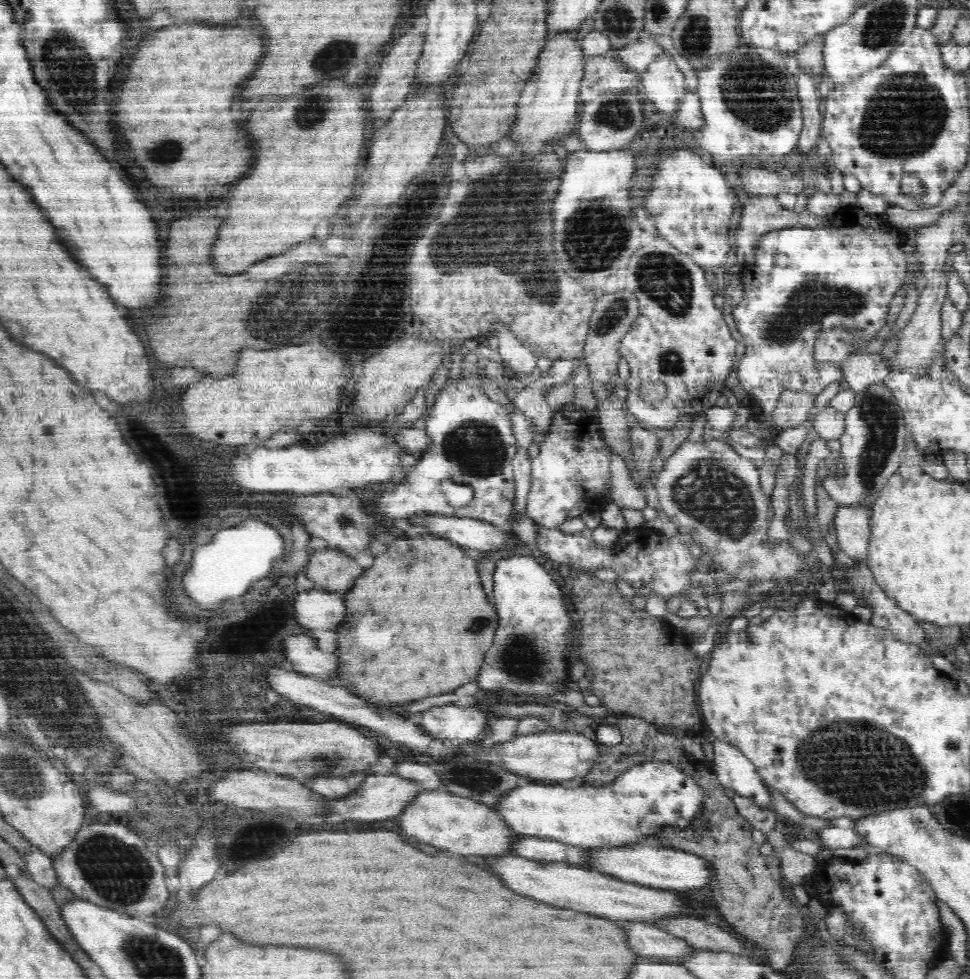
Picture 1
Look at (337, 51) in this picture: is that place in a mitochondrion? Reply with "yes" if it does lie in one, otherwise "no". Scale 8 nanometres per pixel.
yes

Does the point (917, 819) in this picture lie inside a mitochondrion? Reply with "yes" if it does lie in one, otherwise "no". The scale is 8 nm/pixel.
yes

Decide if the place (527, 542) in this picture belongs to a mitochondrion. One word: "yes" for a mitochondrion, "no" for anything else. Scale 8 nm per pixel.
no

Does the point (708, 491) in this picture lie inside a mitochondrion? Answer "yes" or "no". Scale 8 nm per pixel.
yes

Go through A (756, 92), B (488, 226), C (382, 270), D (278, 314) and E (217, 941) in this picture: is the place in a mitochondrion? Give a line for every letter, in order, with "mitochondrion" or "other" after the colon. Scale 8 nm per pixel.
A: mitochondrion
B: mitochondrion
C: mitochondrion
D: mitochondrion
E: other

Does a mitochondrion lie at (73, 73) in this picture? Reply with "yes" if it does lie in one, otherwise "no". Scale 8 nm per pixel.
yes

